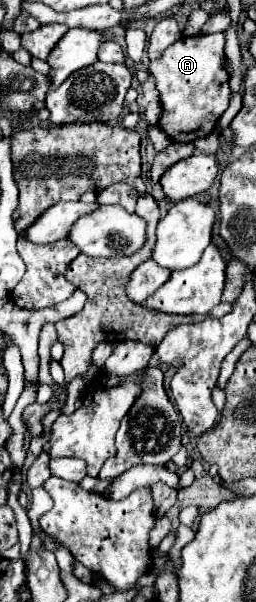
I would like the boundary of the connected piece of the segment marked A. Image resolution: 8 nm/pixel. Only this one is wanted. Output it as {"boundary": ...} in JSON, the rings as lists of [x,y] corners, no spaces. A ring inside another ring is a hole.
{"boundary":[[[225,33],[181,37],[179,41],[165,49],[157,63],[149,65],[163,107],[159,125],[173,141],[189,143],[203,135],[209,135],[215,123],[219,121],[219,115],[229,107],[231,95],[227,85],[229,75],[223,69],[225,63],[223,45]]]}

